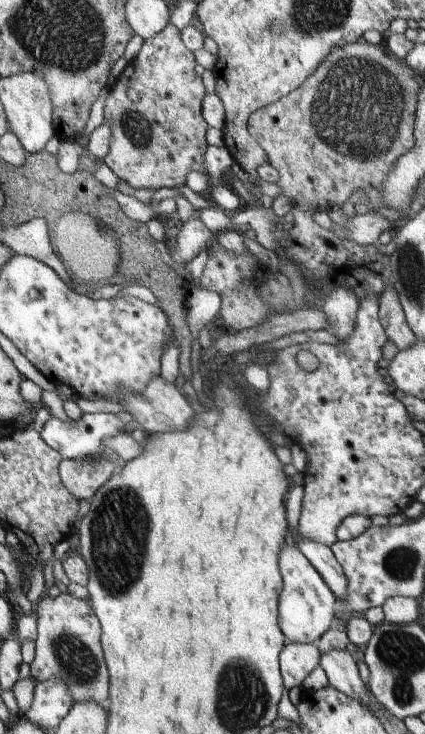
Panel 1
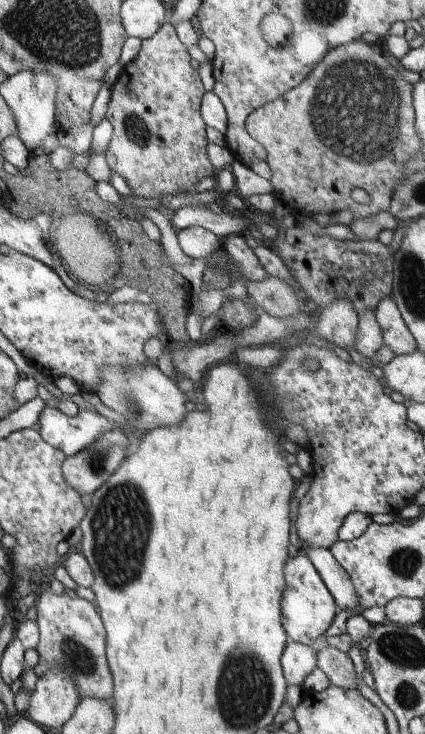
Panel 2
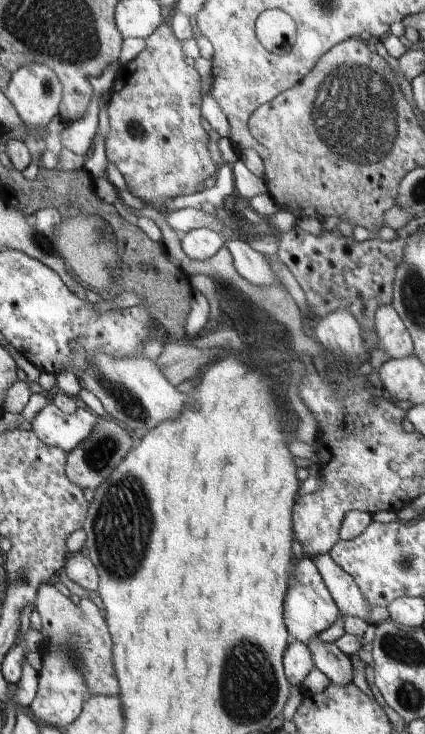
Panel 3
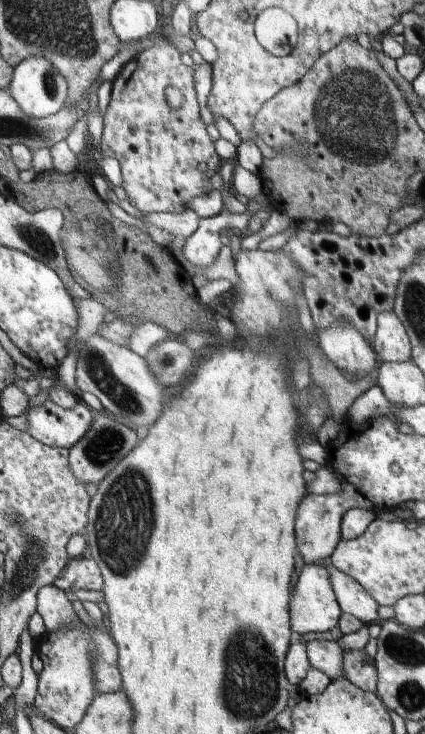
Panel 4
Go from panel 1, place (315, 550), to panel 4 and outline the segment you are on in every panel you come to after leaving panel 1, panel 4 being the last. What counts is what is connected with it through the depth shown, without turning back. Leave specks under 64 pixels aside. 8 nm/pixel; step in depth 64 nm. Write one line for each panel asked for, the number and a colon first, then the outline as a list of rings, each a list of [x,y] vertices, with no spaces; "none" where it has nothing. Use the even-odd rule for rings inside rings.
2: [[[307,546],[301,552],[311,562],[317,576],[323,580],[325,588],[333,596],[337,610],[345,610],[345,608],[355,610],[355,594],[353,594],[349,576],[347,576],[347,572],[343,572],[343,568],[337,564],[337,560],[333,560],[331,552],[327,548],[319,548],[319,546]]]
3: [[[321,552],[321,554],[311,554],[309,556],[311,562],[315,564],[335,608],[345,614],[345,616],[359,616],[363,620],[367,620],[367,612],[369,612],[369,604],[363,600],[361,592],[357,590],[355,582],[349,578],[347,572],[343,572],[331,558],[329,552]]]
4: [[[327,560],[321,566],[327,572],[327,582],[331,586],[331,592],[333,592],[333,598],[335,598],[339,610],[343,614],[351,614],[353,618],[357,618],[359,622],[363,622],[363,626],[379,624],[377,622],[377,604],[359,584],[355,580],[351,580],[347,574],[333,568]]]

